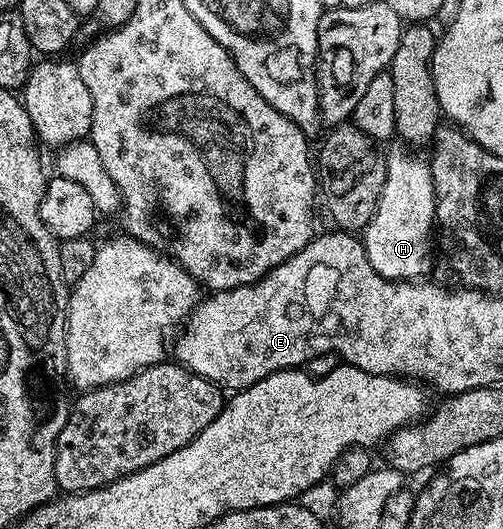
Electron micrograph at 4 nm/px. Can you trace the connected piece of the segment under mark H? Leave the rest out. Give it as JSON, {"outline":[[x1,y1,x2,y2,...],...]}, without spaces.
{"outline":[[398,146,386,153,385,186,373,218,362,229,363,249,371,265,386,280,422,279,433,266,431,234,435,232,435,186,431,165,410,147]]}

